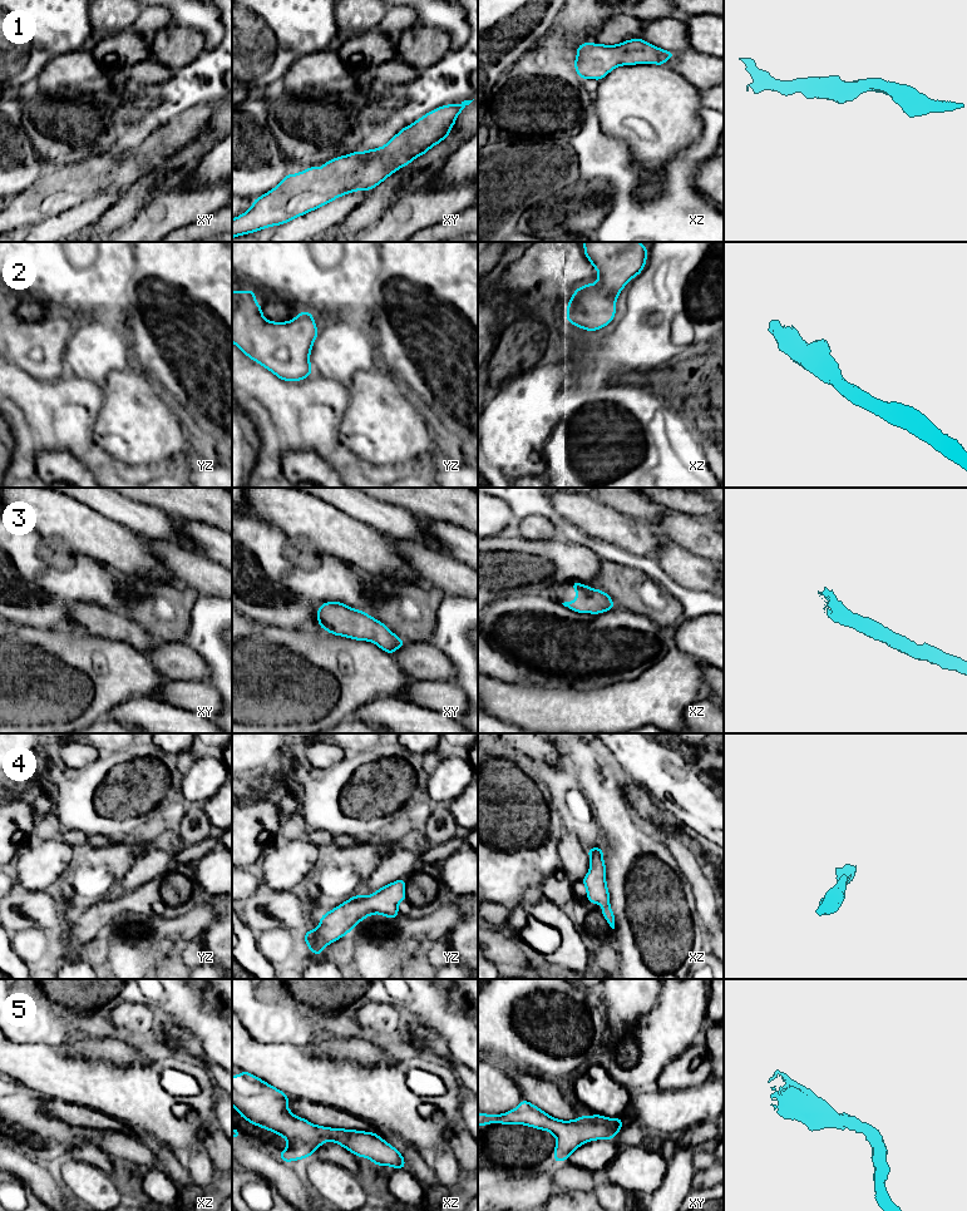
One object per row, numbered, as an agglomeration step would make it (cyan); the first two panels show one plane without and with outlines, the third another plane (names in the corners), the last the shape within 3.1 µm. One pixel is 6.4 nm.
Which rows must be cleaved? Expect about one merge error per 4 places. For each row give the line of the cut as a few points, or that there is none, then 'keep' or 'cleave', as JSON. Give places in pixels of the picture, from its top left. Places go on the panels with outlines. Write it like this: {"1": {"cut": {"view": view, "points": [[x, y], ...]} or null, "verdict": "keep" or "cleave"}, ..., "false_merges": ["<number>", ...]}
{"1": {"cut": null, "verdict": "keep"}, "2": {"cut": null, "verdict": "keep"}, "3": {"cut": null, "verdict": "keep"}, "4": {"cut": null, "verdict": "keep"}, "5": {"cut": null, "verdict": "keep"}, "false_merges": []}

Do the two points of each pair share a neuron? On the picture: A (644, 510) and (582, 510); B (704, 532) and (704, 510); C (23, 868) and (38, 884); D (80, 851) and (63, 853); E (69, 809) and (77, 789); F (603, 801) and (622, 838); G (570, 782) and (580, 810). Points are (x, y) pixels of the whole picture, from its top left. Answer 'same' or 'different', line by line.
A: different
B: different
C: same
D: different
E: same
F: same
G: same

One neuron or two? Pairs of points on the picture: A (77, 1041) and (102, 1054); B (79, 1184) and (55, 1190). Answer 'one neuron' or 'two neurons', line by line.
A: one neuron
B: two neurons

